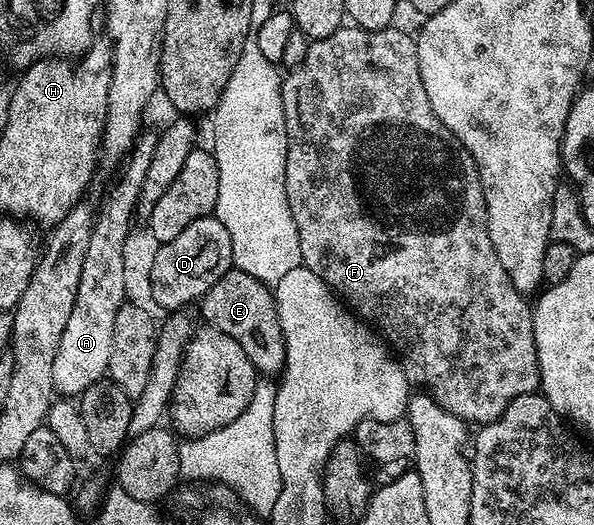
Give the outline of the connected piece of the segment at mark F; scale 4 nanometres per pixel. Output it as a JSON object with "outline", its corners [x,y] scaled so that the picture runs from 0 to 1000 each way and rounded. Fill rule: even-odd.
{"outline":[[[577,46],[571,57],[559,61],[559,69],[527,74],[512,114],[505,114],[505,122],[483,139],[488,143],[481,141],[473,150],[485,259],[478,320],[485,396],[492,404],[492,419],[498,419],[508,505],[551,537],[608,611],[633,625],[635,634],[660,661],[690,730],[715,739],[754,785],[779,804],[816,808],[840,796],[848,777],[869,762],[869,754],[896,750],[907,741],[899,594],[887,562],[865,547],[855,518],[848,518],[848,503],[842,503],[842,488],[835,488],[835,472],[828,472],[828,457],[818,440],[818,383],[811,345],[795,297],[773,274],[771,261],[737,227],[734,213],[727,213],[727,198],[721,198],[721,175],[714,175],[714,152],[707,152],[699,67],[663,55],[613,57],[598,46]]]}

